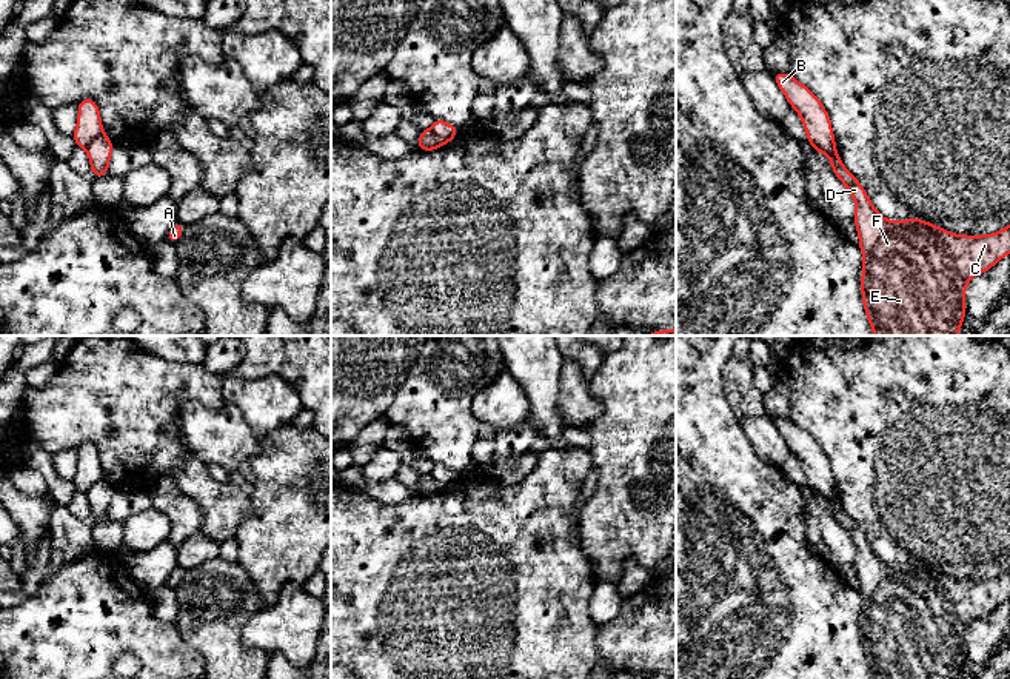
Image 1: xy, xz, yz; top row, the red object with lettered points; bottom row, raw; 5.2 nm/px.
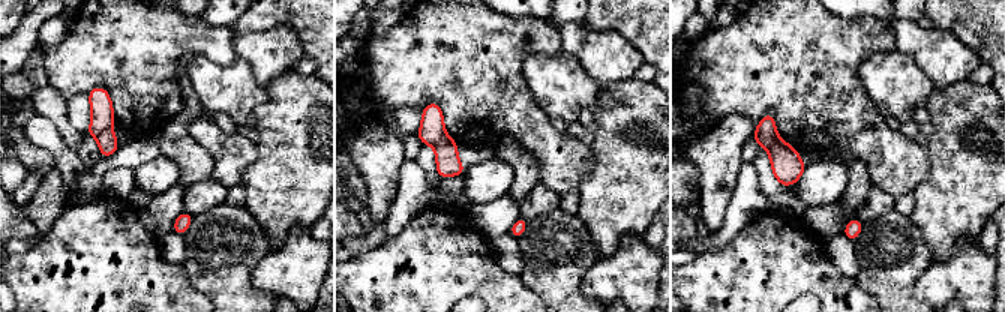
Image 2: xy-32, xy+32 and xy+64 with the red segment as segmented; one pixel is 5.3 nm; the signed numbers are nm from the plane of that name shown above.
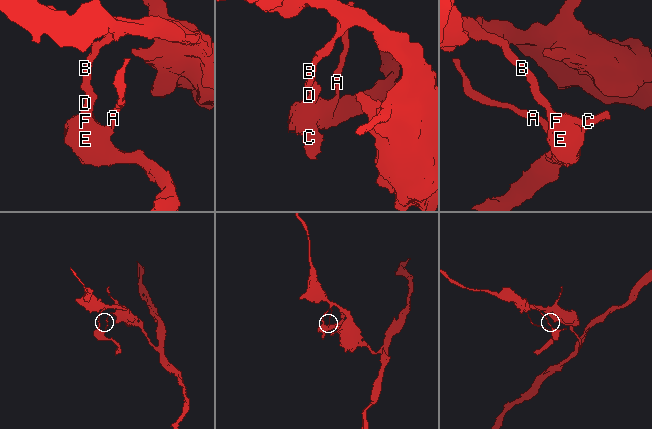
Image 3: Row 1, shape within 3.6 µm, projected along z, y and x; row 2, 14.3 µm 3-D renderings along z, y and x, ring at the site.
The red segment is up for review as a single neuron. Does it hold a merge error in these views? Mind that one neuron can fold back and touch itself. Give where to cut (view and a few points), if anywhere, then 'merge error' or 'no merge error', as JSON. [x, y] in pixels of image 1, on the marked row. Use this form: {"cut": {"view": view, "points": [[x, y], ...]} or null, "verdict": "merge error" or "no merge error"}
{"cut": {"view": "xy", "points": [[102, 133], [85, 147]]}, "verdict": "merge error"}

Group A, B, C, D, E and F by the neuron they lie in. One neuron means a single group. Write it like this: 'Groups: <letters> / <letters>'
Groups: A C D E F / B

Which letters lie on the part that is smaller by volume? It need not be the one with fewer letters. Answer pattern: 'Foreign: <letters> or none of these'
Foreign: A, C, D, E, F

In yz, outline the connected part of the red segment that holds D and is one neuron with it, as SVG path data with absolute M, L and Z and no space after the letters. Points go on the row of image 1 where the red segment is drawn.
M838 152L828 154L828 160L834 176L847 186L858 206L853 220L864 254L862 302L875 336L958 336L965 316L965 286L975 274L988 271L1010 254L1010 225L996 234L958 236L918 217L890 222L875 209L862 185L845 169Z

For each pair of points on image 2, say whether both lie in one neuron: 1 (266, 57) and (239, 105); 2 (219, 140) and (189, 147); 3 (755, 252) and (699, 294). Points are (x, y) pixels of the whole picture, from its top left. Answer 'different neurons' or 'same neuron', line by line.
1: different neurons
2: different neurons
3: same neuron

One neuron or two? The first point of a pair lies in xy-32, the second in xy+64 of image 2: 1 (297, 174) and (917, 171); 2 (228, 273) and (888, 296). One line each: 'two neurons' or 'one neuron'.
1: two neurons
2: one neuron

